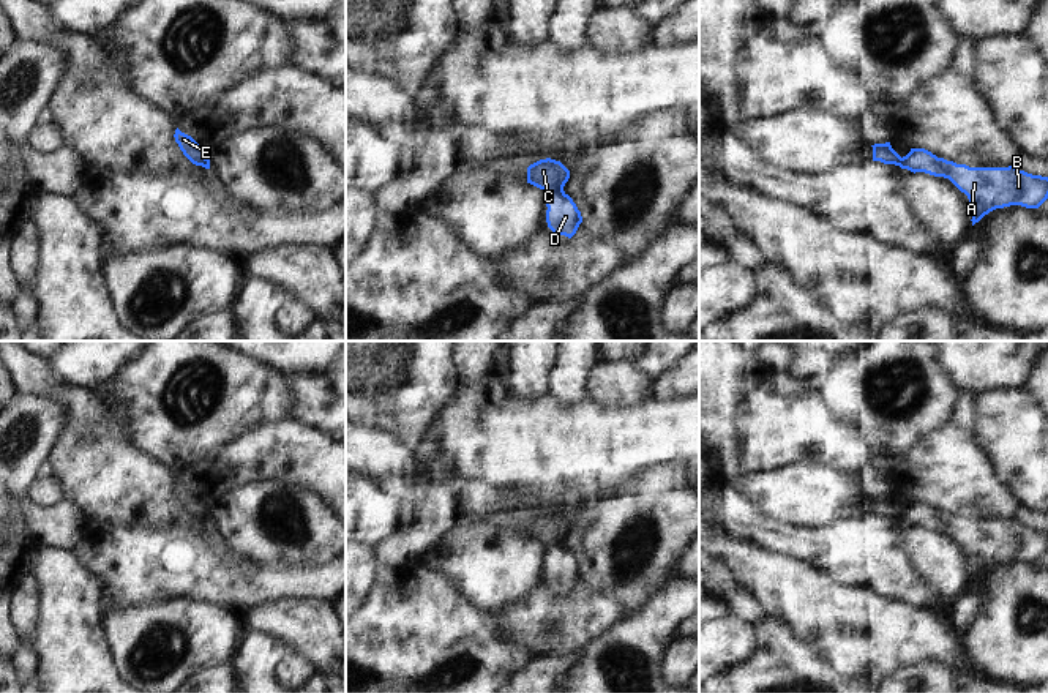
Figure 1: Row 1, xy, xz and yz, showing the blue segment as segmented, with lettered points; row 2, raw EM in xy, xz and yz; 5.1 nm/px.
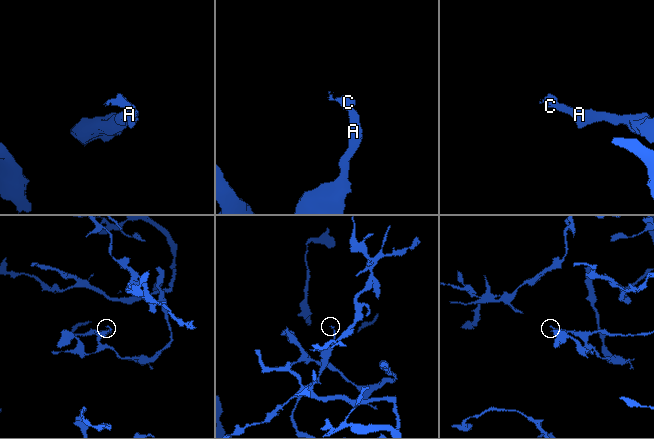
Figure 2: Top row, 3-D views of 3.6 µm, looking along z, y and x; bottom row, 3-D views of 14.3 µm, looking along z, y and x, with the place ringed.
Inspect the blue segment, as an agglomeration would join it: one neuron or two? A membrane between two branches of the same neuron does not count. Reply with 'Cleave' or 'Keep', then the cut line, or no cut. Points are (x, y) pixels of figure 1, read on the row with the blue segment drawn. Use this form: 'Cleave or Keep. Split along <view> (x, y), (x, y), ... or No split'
Cleave. Split along xz (562, 188), (548, 194).

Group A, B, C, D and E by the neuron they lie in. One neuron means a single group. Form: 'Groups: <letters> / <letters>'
Groups: A B D / C E.

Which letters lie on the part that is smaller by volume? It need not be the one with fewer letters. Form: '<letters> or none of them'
C, E

